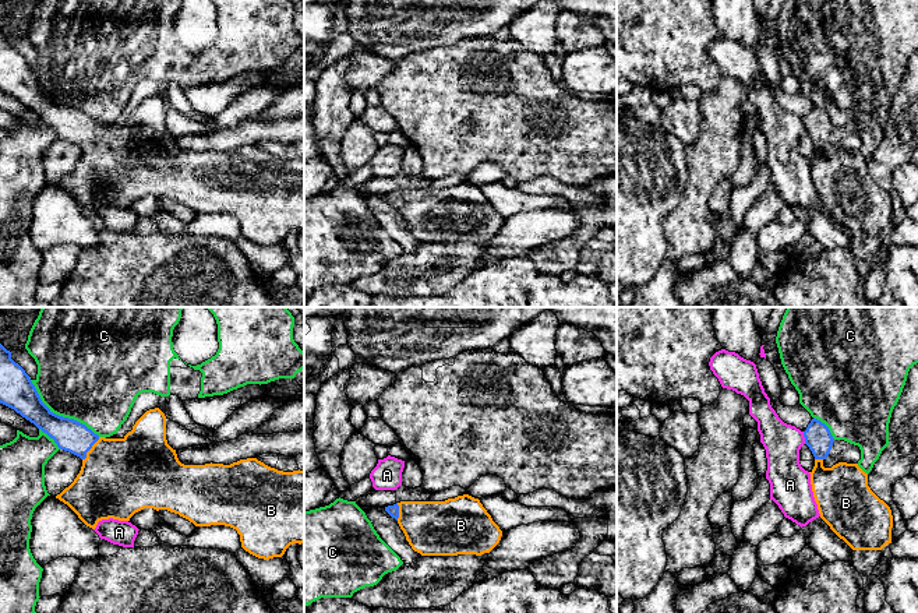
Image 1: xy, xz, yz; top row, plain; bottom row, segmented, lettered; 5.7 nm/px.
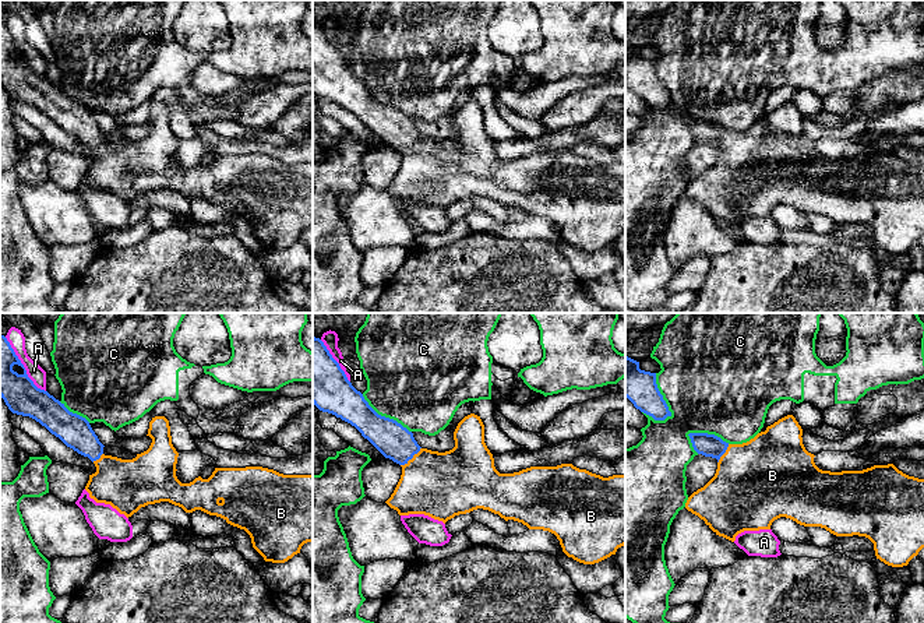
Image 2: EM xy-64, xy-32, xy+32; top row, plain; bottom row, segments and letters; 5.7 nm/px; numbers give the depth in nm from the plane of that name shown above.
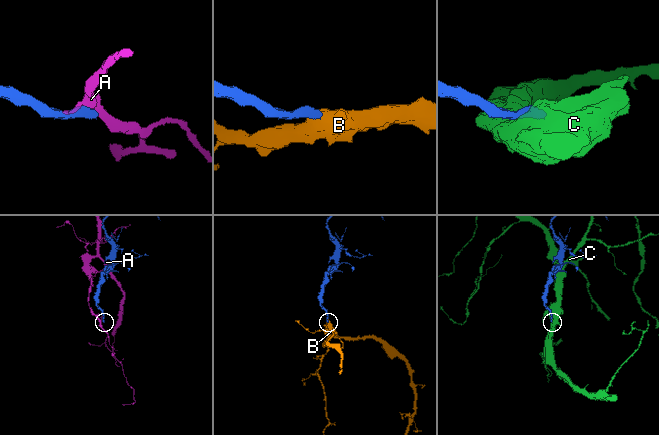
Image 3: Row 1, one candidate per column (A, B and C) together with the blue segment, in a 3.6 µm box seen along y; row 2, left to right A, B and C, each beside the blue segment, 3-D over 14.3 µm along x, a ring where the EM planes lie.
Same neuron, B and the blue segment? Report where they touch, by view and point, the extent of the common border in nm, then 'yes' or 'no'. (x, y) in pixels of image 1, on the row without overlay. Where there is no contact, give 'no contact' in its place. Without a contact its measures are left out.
xy (91, 134) | 170 nm | yes

